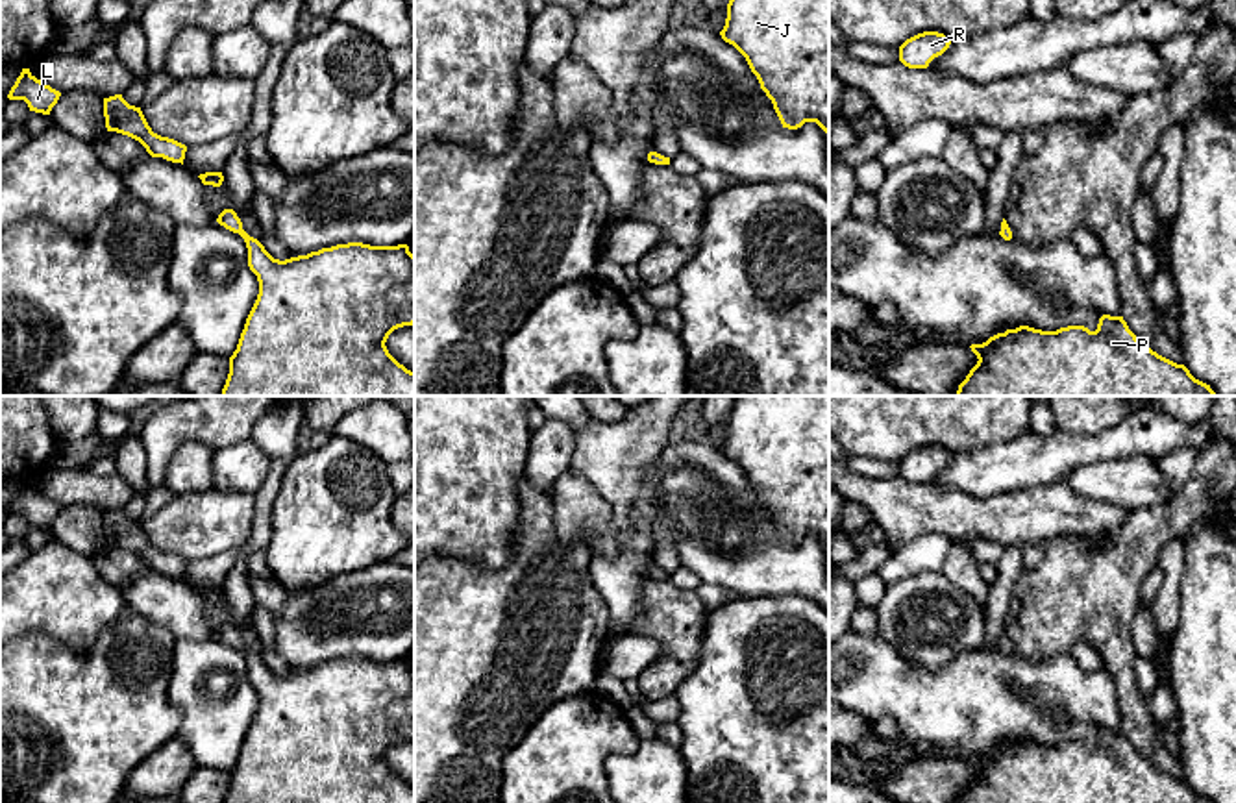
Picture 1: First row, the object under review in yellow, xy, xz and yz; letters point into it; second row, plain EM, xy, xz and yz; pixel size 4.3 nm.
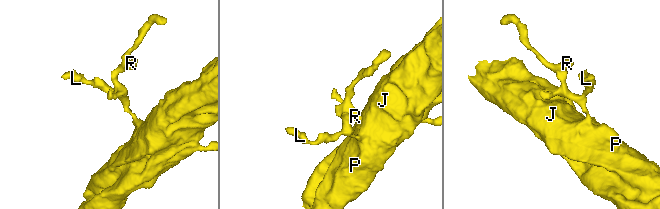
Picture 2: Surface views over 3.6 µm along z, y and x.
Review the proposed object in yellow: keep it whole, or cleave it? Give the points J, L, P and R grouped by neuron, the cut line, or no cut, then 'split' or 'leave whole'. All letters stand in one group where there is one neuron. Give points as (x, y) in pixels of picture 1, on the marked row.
J L P R | no cut | leave whole

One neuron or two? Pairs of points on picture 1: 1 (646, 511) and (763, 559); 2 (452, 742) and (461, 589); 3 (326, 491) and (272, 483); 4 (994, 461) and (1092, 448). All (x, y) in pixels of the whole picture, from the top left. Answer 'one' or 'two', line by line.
1: one
2: one
3: two
4: one

